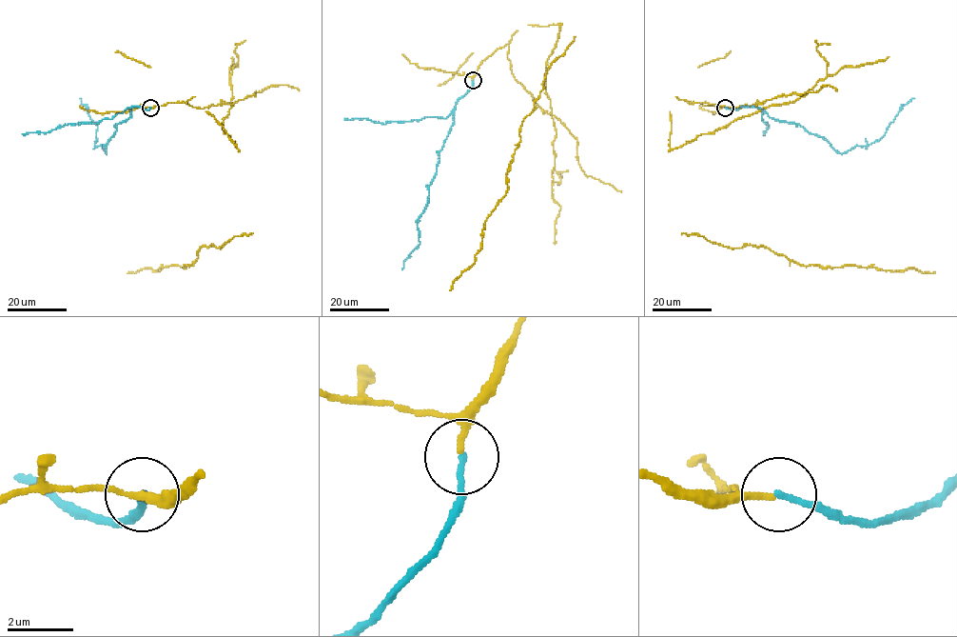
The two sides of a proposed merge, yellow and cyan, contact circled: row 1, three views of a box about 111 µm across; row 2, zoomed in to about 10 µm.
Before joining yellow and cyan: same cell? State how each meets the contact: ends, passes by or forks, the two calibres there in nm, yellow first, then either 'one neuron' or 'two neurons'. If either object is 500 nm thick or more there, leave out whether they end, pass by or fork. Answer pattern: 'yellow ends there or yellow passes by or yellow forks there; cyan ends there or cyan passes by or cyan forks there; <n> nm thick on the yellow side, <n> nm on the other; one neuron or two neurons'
yellow passes by; cyan ends there; 150 nm thick on the yellow side, 180 nm on the other; one neuron

